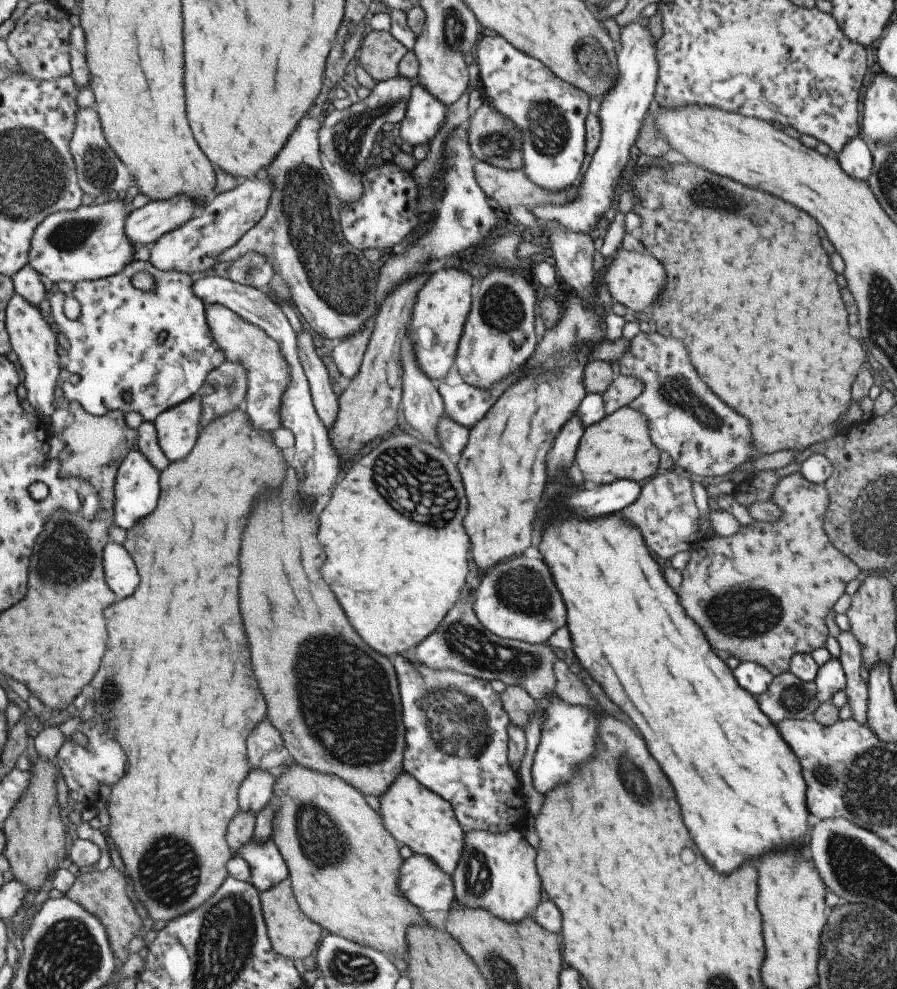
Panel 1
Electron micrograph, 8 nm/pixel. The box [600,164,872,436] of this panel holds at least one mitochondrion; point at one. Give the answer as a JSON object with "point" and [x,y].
{"point":[706,194]}

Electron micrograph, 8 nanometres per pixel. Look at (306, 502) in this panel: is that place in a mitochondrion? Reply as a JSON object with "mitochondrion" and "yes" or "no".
{"mitochondrion":"no"}

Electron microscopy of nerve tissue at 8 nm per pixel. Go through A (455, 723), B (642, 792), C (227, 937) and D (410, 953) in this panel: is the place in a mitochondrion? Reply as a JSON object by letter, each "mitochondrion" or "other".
{"A":"mitochondrion","B":"mitochondrion","C":"mitochondrion","D":"other"}

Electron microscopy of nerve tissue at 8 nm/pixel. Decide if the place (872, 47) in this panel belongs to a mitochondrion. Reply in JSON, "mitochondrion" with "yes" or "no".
{"mitochondrion":"no"}

